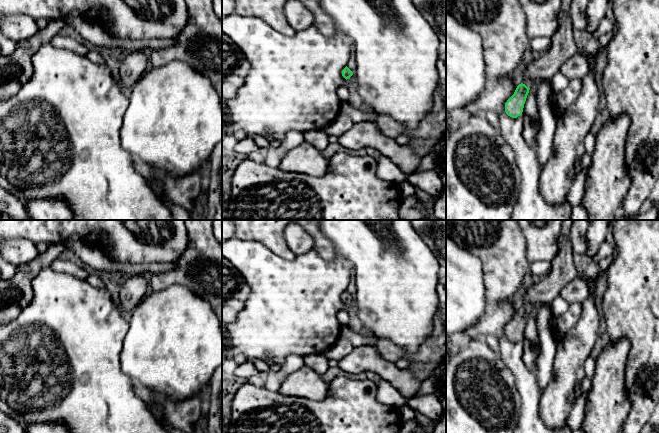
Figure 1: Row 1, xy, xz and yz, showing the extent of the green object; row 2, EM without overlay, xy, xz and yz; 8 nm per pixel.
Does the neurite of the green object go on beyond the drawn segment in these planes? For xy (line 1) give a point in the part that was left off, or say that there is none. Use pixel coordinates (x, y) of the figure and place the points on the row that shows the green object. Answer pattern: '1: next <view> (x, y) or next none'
1: next none

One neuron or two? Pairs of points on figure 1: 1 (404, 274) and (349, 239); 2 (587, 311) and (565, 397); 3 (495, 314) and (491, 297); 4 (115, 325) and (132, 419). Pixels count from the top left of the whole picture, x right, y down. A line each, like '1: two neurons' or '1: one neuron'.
1: one neuron
2: one neuron
3: two neurons
4: one neuron

